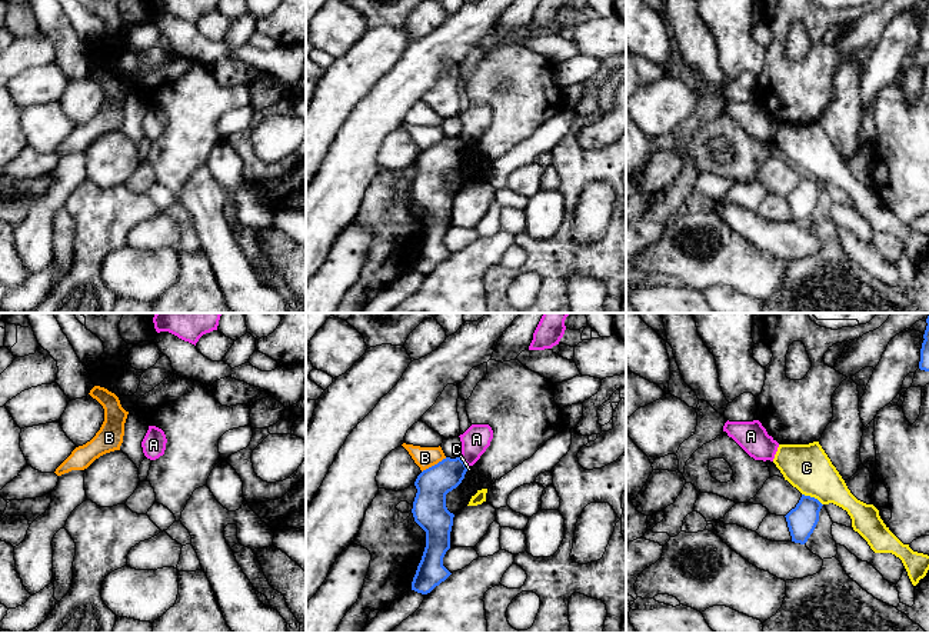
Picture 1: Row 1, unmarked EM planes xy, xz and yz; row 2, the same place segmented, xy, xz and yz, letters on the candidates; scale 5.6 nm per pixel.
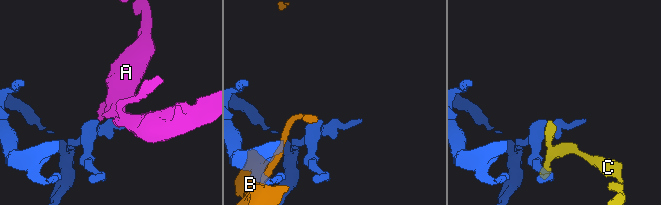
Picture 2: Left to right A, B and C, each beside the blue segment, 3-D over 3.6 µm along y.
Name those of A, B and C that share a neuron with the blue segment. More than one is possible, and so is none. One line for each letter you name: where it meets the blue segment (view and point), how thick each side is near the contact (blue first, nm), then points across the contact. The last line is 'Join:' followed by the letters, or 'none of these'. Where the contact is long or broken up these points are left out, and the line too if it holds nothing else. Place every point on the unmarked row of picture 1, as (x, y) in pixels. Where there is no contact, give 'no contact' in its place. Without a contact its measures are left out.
Join: none of these

